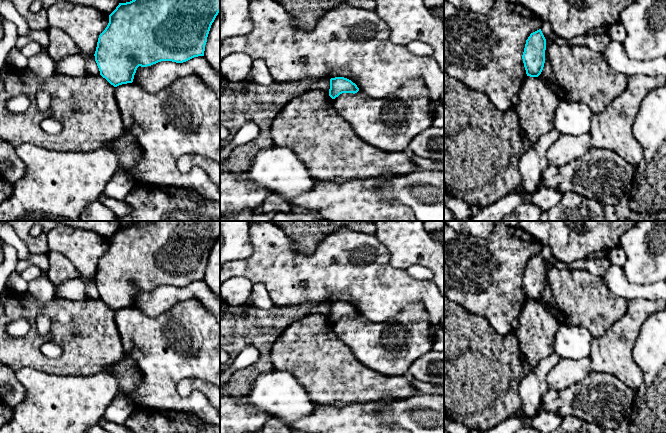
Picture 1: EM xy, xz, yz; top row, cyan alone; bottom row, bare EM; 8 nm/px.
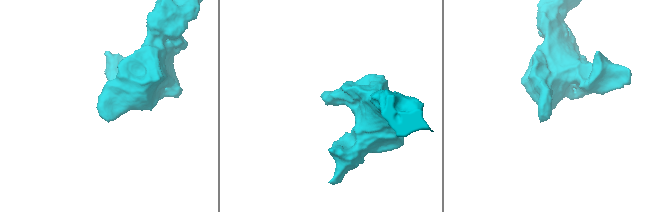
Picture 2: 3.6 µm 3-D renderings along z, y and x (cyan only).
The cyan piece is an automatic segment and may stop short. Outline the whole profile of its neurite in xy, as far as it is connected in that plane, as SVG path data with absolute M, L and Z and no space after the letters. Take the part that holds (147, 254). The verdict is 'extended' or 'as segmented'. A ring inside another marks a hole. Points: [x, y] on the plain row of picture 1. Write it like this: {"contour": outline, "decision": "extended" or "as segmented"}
{"contour": "M136 221L130 226L119 227L98 262L94 280L100 299L117 311L132 307L139 290L147 291L161 285L183 287L204 280L211 249L219 236L220 221Z", "decision": "as segmented"}

